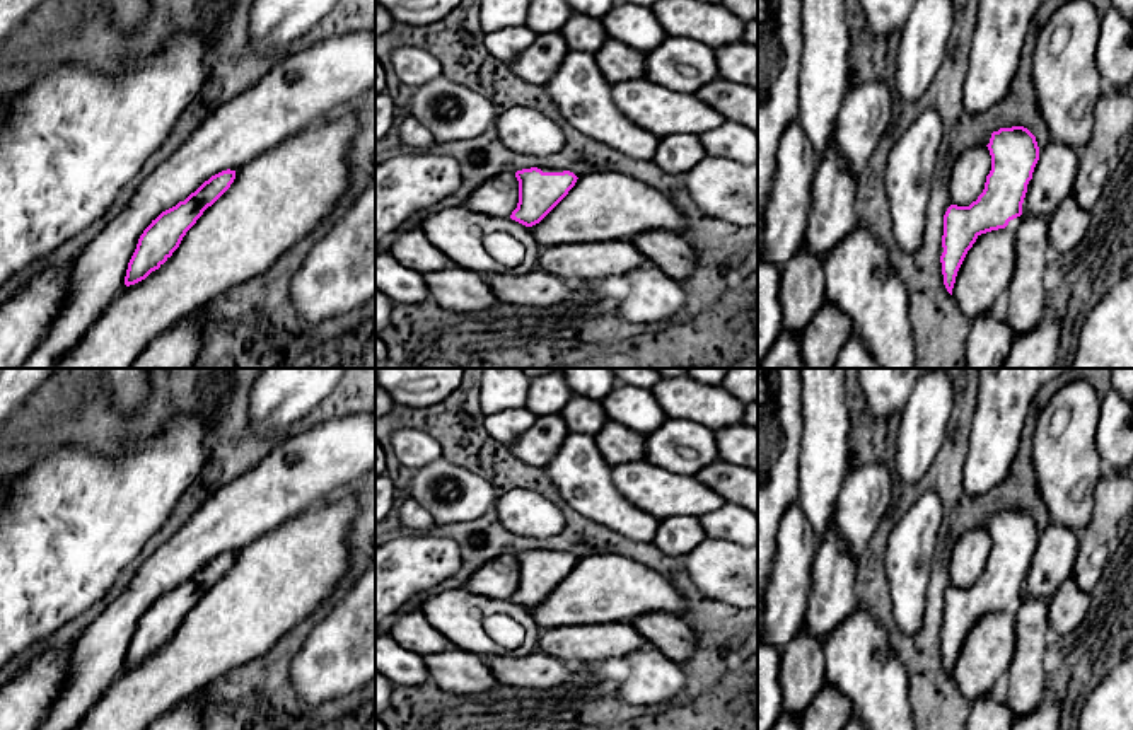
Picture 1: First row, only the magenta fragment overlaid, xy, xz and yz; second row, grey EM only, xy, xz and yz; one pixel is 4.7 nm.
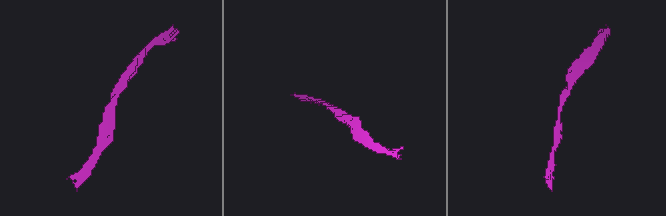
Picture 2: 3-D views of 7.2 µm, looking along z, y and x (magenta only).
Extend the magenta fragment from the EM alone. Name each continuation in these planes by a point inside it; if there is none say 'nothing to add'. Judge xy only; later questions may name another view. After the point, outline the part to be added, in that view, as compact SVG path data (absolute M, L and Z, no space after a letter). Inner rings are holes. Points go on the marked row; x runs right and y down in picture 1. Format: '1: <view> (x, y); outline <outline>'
nothing to add

